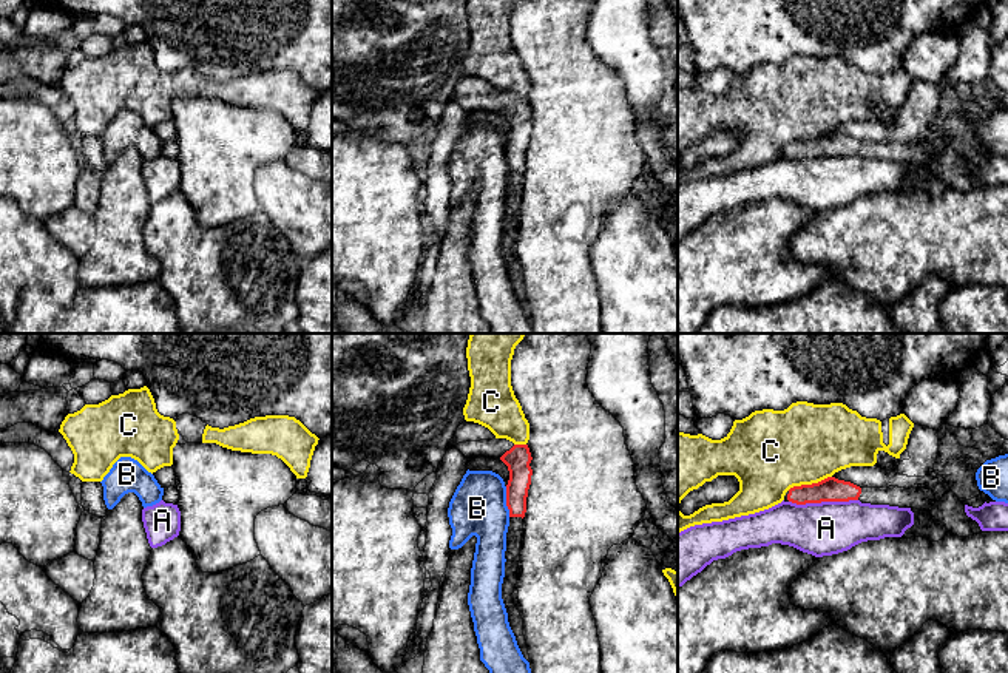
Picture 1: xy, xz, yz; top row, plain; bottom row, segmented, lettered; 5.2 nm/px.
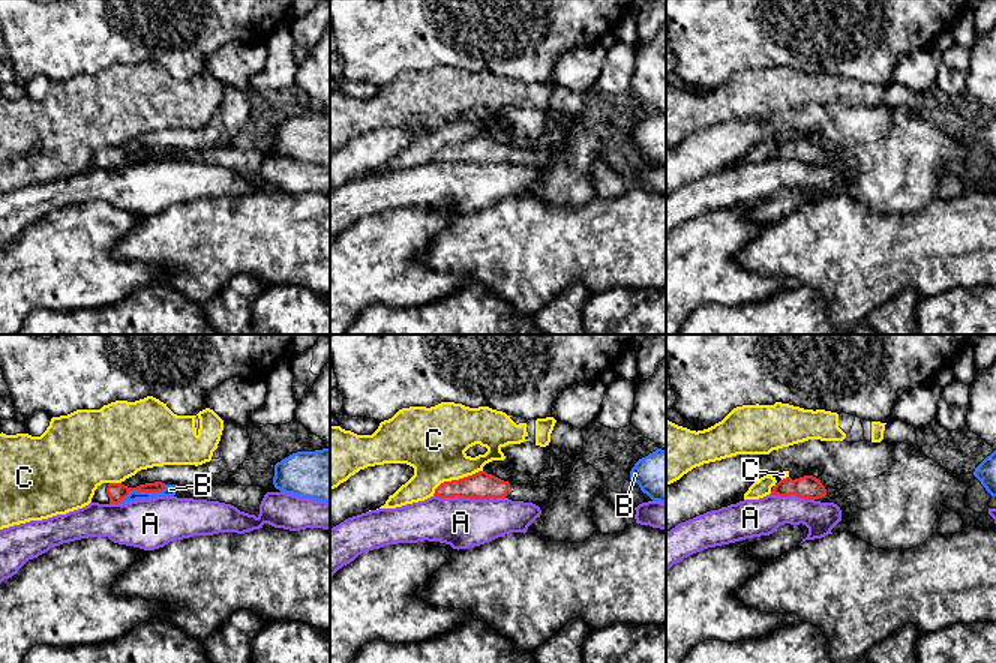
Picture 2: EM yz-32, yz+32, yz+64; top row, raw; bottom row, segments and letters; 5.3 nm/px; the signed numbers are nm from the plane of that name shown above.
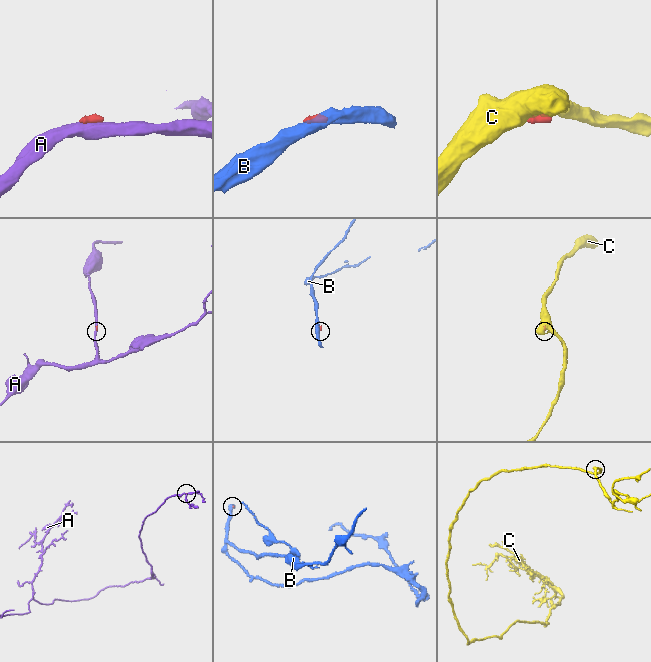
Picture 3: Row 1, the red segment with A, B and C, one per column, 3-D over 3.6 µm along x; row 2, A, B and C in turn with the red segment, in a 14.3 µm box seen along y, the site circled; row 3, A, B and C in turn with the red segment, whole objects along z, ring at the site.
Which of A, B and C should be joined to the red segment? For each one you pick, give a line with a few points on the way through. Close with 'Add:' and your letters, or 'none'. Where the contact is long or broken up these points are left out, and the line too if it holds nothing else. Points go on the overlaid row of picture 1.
Add: none

